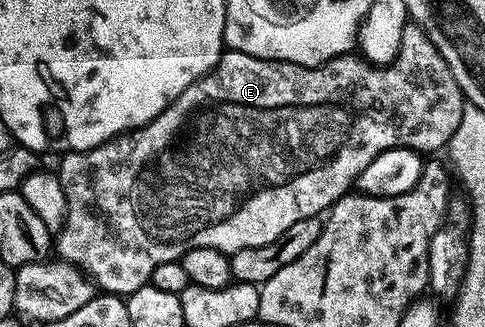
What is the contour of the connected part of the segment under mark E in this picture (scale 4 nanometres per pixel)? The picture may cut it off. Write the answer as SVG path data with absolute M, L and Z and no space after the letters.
M412 22L405 25L399 54L384 66L363 62L357 54L336 56L326 64L308 68L291 62L255 58L251 54L232 50L222 51L217 65L194 84L187 86L187 90L183 90L183 94L179 94L179 98L175 98L175 102L171 102L171 106L167 106L167 110L163 110L163 114L156 116L150 124L135 128L132 132L122 132L120 136L106 140L89 152L66 151L60 157L61 169L56 169L55 174L61 180L63 194L67 198L67 218L65 229L55 240L56 255L80 269L102 293L128 298L135 290L149 283L155 266L163 266L163 262L172 260L180 261L181 255L187 250L210 248L232 254L247 250L247 246L267 246L267 242L275 242L275 238L279 238L283 230L295 226L295 222L328 213L356 185L359 174L363 174L363 170L367 170L367 166L371 166L371 162L375 162L375 158L387 150L409 148L422 154L437 154L440 148L442 151L448 145L455 130L459 130L459 118L463 118L466 103L459 82L455 82L455 74L451 74L443 54L435 50L429 35Z

